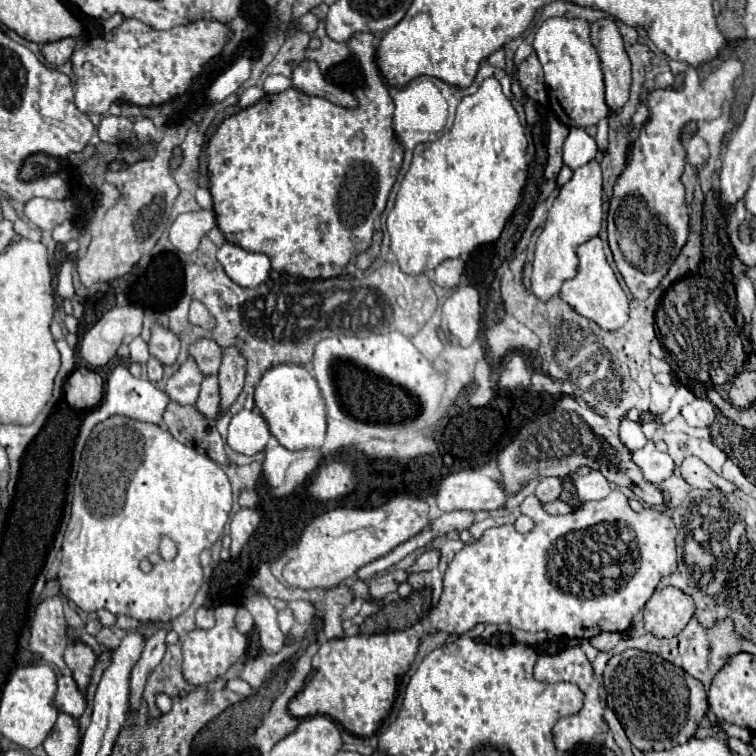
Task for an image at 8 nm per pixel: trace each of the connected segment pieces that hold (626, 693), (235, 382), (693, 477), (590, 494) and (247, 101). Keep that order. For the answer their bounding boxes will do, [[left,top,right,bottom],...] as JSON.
[[603,650,707,752],[217,348,245,418],[679,456,735,494],[573,472,611,502],[239,86,263,108]]

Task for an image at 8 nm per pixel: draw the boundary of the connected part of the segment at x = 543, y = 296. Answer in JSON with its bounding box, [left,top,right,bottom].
[531,160,603,302]

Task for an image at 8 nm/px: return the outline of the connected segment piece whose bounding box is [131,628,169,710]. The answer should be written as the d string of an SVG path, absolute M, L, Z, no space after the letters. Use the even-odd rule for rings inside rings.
M167 628L157 630L145 644L143 656L139 658L139 664L135 664L133 672L131 672L131 710L137 710L139 702L141 702L141 692L145 686L147 676L153 672L153 668L163 660L165 650L167 650Z

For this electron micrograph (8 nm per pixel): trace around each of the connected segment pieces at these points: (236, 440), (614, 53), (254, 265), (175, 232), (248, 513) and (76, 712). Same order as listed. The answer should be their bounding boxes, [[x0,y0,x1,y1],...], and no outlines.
[[227,410,271,456],[591,18,631,114],[217,242,271,288],[169,210,217,252],[229,508,259,560],[53,676,85,722]]

